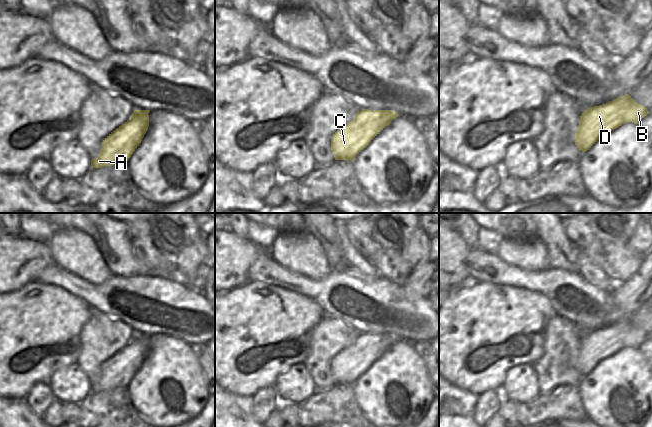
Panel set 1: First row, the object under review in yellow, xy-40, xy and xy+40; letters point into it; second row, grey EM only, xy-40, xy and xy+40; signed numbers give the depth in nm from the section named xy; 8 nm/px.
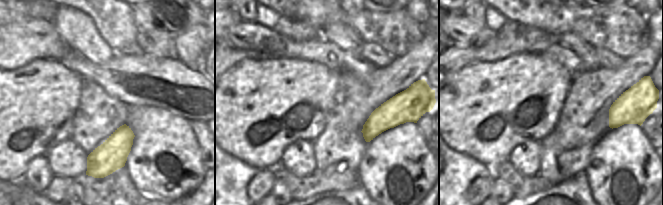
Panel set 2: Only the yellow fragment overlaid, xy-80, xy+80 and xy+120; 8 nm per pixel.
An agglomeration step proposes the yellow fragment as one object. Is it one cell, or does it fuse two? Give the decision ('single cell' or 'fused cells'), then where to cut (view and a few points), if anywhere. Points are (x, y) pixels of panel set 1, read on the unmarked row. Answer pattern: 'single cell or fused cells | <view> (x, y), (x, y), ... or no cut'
single cell | no cut

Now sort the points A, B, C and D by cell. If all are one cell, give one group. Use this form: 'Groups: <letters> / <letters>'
Groups: A B C D.

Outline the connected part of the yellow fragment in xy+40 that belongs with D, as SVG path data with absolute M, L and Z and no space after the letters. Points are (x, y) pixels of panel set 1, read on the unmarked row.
M629 318L606 328L587 332L579 343L575 369L582 376L586 376L604 358L628 346L639 348L648 337L647 332L638 328Z

